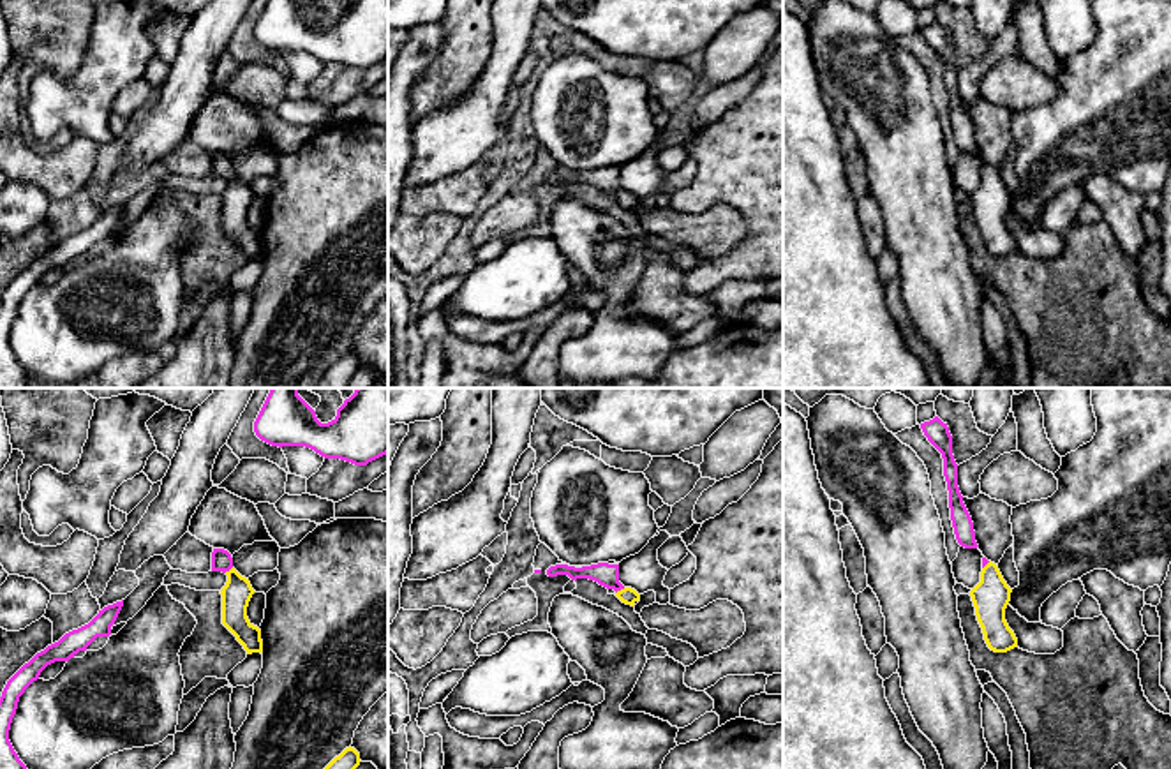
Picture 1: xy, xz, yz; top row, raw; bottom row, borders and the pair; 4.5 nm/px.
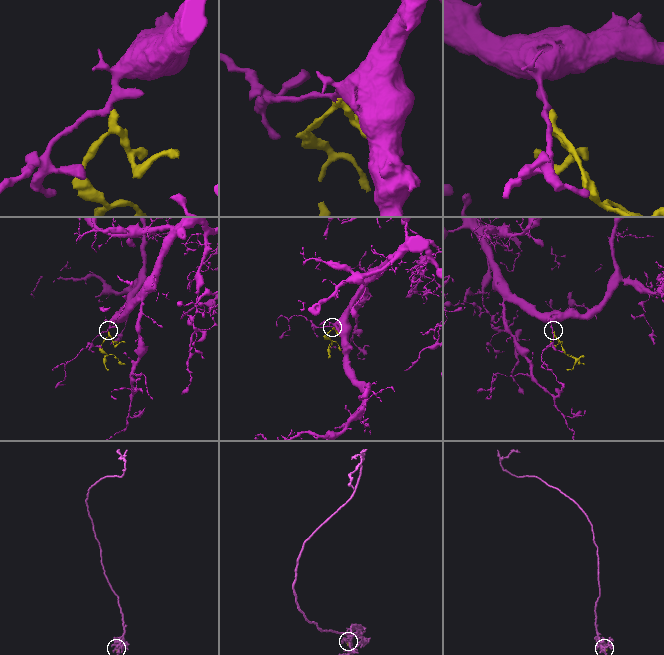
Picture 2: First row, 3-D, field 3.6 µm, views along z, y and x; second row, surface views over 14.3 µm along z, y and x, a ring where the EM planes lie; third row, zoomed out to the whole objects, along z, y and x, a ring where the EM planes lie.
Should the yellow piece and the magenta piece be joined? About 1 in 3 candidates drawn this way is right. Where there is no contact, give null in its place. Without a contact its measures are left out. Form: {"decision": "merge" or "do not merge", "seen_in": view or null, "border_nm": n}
{"decision": "merge", "seen_in": "xz", "border_nm": 50}

